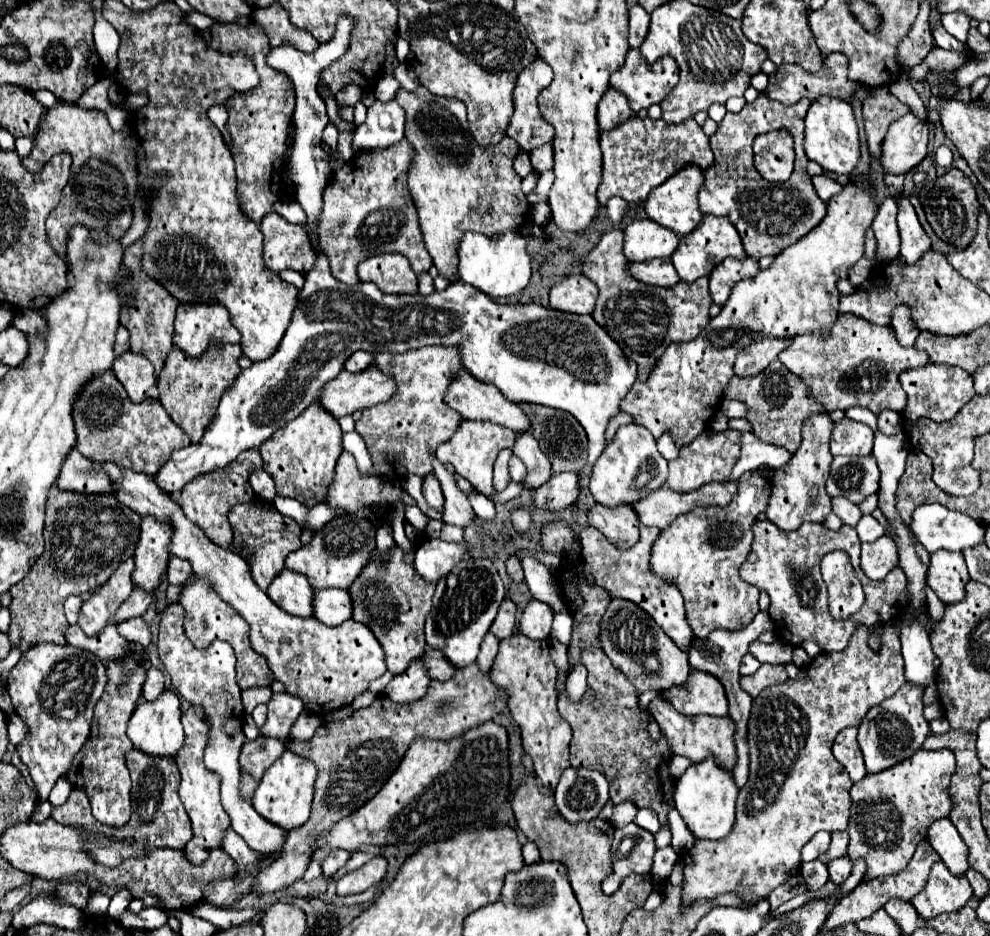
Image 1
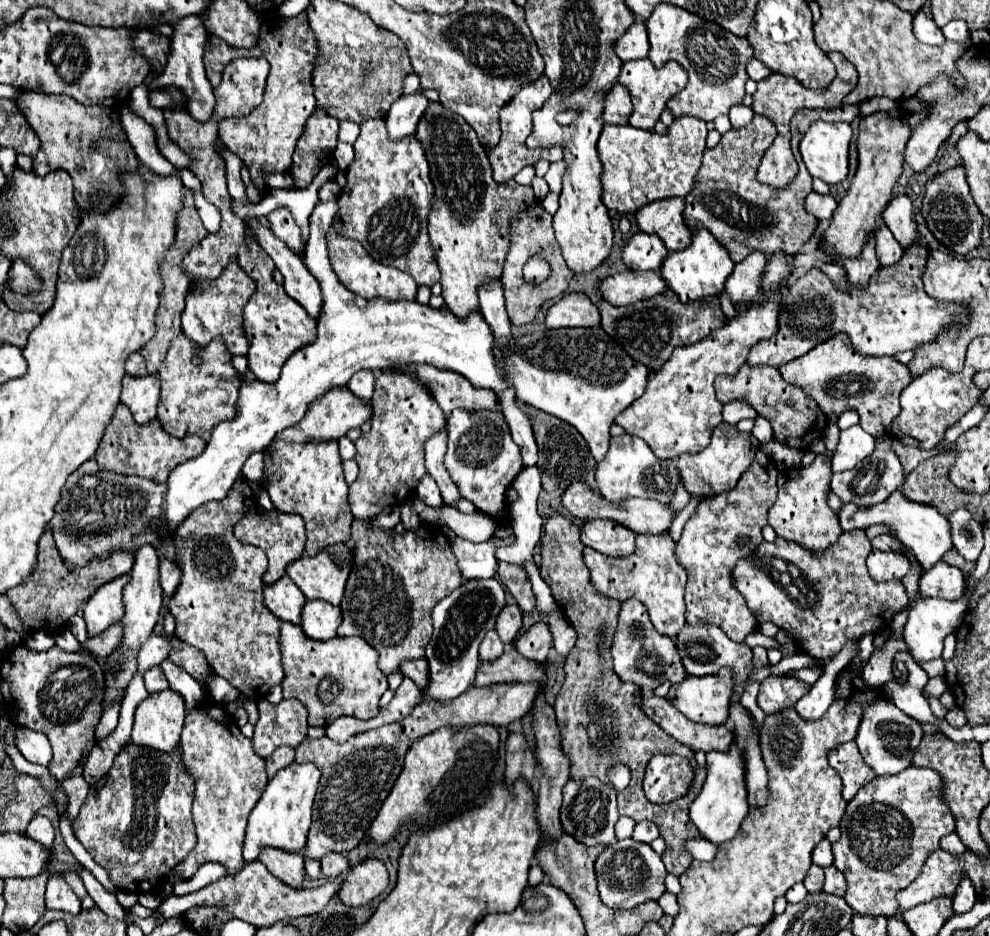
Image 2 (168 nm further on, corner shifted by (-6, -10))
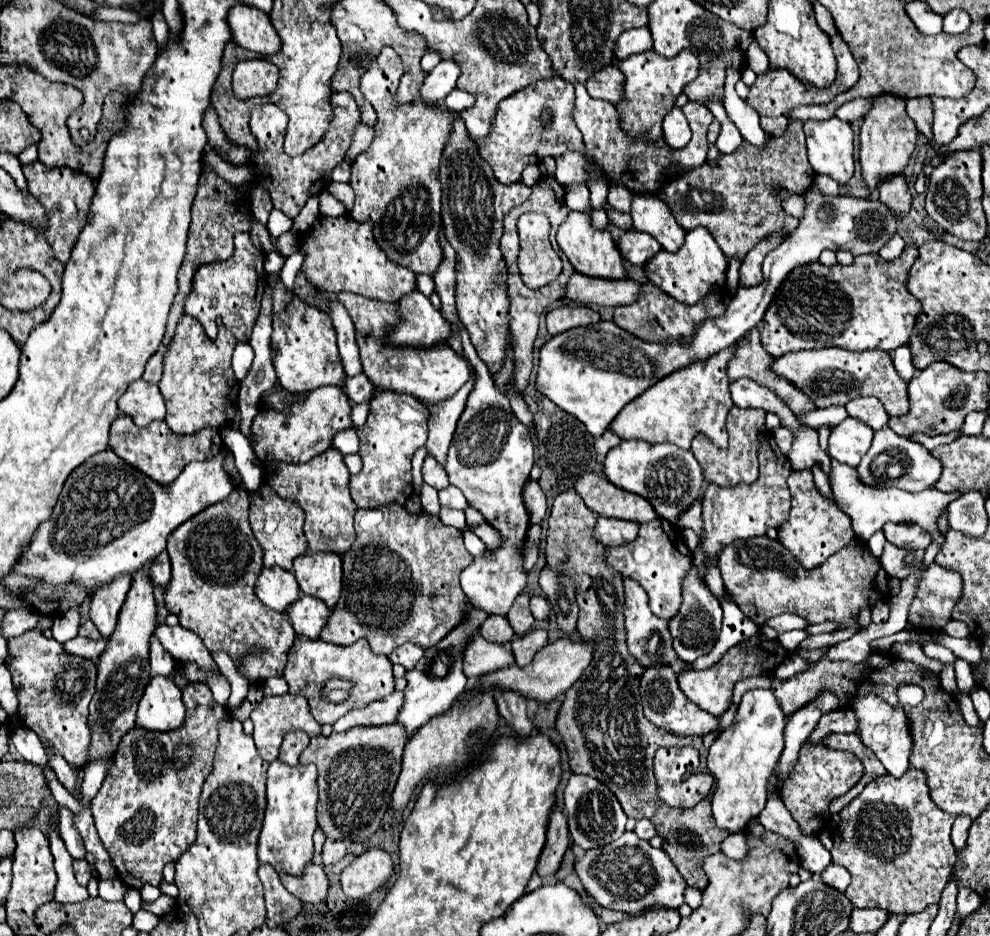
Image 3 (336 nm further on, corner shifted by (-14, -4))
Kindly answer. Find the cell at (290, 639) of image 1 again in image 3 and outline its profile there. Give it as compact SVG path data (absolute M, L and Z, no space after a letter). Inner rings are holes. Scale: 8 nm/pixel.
M298 636L288 652L284 680L288 682L292 694L300 694L308 700L310 714L318 724L334 724L346 712L364 708L366 704L382 700L394 692L392 662L386 656L374 654L366 640L358 640L350 646L336 646ZM332 690L336 690L336 694L330 696Z

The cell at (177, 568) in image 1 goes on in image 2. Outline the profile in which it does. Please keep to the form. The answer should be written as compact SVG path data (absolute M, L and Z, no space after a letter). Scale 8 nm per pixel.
M160 558L160 584L164 594L172 596L178 588L178 582L182 578L182 568L176 562L170 562L166 558Z

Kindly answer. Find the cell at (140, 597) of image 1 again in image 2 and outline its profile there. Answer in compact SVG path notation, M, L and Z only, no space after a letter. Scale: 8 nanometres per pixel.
M118 622L118 624L110 626L108 630L104 630L102 634L98 634L98 636L94 636L94 638L88 638L88 640L84 642L84 648L86 648L92 656L96 656L98 660L102 660L102 658L110 656L110 654L120 646L120 642L122 642L122 624Z

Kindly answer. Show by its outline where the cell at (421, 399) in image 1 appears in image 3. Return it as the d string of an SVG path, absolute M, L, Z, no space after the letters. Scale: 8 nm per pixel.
M378 388L378 394L370 400L370 414L366 424L356 428L360 440L358 454L364 466L356 476L350 478L350 492L358 508L404 504L412 496L414 488L410 460L414 452L426 444L426 418L428 408L418 398Z

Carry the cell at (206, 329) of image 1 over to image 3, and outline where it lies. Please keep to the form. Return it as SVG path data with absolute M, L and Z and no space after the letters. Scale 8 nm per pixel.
M242 232L234 236L234 254L222 262L202 264L196 270L192 280L192 290L186 296L184 312L204 326L210 340L216 340L218 322L228 328L238 342L248 342L252 328L256 324L260 312L260 298L266 286L266 272L264 272L264 258L266 254L256 248L250 240L250 234Z

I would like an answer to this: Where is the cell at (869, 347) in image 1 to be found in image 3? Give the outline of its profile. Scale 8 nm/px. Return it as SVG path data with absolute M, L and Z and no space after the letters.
M822 348L822 350L800 350L788 352L786 356L774 358L770 368L786 378L790 384L800 388L816 408L832 404L846 404L860 396L878 398L890 416L902 416L908 412L908 384L894 372L890 354L878 350L852 352L844 348Z

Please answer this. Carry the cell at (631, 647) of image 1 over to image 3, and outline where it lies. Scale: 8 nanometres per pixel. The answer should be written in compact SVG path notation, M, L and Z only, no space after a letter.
M624 578L624 616L626 616L626 632L628 632L628 640L626 640L628 650L644 668L670 664L672 660L676 660L676 654L672 648L672 636L668 632L668 622L652 614L646 592L636 580L630 580L630 578Z

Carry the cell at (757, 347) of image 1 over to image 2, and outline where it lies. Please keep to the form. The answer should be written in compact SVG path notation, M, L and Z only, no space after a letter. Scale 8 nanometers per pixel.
M912 246L904 252L898 264L880 268L878 274L872 276L870 286L850 286L848 292L838 290L828 276L824 276L818 268L812 268L808 274L794 280L784 292L780 330L776 336L752 346L748 364L780 368L806 354L826 338L832 338L836 332L848 334L860 354L894 356L932 342L950 326L966 326L970 318L970 308L966 304L938 302L924 294L922 270L926 270L926 258L926 246Z

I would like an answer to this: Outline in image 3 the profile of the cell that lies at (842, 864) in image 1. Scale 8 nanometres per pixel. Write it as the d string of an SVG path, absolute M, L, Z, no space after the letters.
M830 864L828 868L824 868L824 870L820 872L820 876L822 876L822 880L824 880L828 886L832 886L832 888L836 888L836 890L840 890L840 892L844 892L844 890L848 888L848 884L850 884L850 874L848 874L848 870L846 870L844 866Z

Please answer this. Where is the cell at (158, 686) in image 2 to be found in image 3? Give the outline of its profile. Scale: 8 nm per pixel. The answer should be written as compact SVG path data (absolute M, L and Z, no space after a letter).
M150 638L150 676L170 676L174 670L174 658L158 644L158 638Z

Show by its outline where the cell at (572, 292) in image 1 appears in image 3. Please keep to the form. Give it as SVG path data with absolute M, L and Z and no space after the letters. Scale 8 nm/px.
M558 306L546 314L546 328L548 334L562 334L576 326L588 326L598 322L600 316L592 308L572 308L572 306Z

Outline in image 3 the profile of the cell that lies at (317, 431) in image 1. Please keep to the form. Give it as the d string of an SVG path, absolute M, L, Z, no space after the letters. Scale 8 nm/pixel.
M328 448L320 456L306 464L286 464L272 462L266 466L266 482L284 498L296 500L306 512L304 536L308 540L310 552L334 552L344 554L356 540L354 514L358 506L354 504L348 490L350 472L336 448Z

